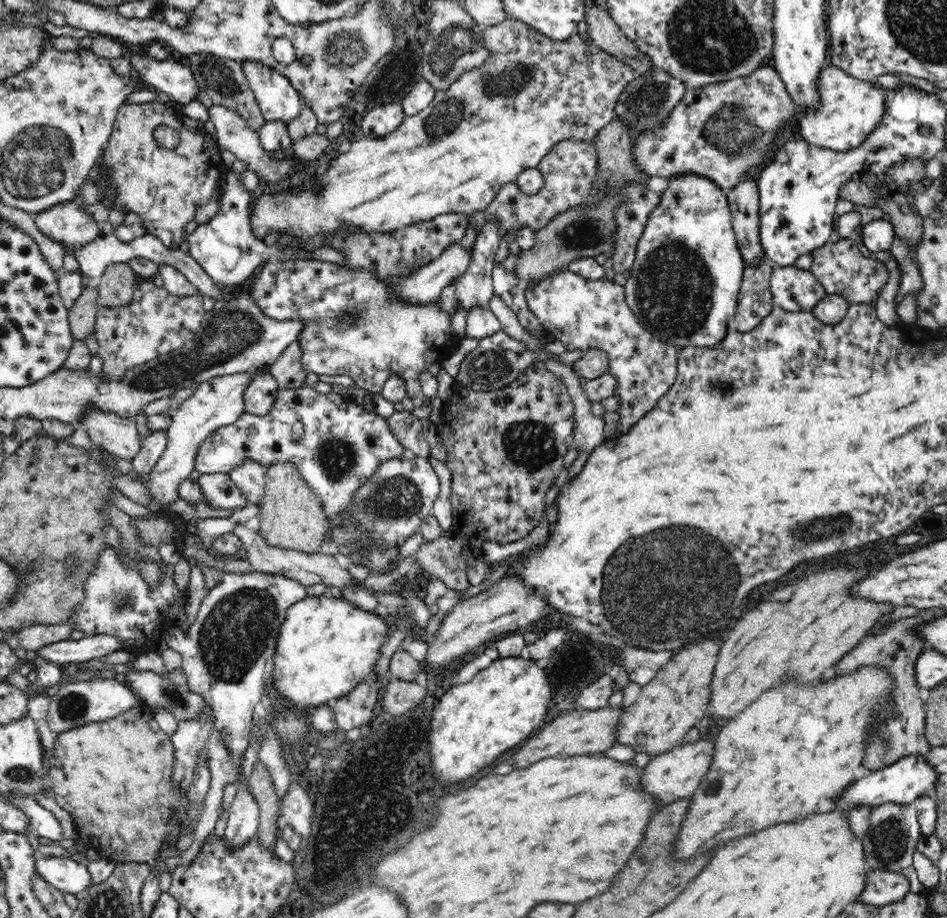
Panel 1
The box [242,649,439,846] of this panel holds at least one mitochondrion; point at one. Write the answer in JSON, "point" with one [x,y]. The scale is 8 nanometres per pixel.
{"point":[369,766]}

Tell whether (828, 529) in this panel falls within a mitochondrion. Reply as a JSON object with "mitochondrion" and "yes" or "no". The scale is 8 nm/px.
{"mitochondrion":"yes"}

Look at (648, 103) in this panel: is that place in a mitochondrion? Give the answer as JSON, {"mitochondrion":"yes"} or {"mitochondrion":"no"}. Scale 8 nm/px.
{"mitochondrion":"yes"}

